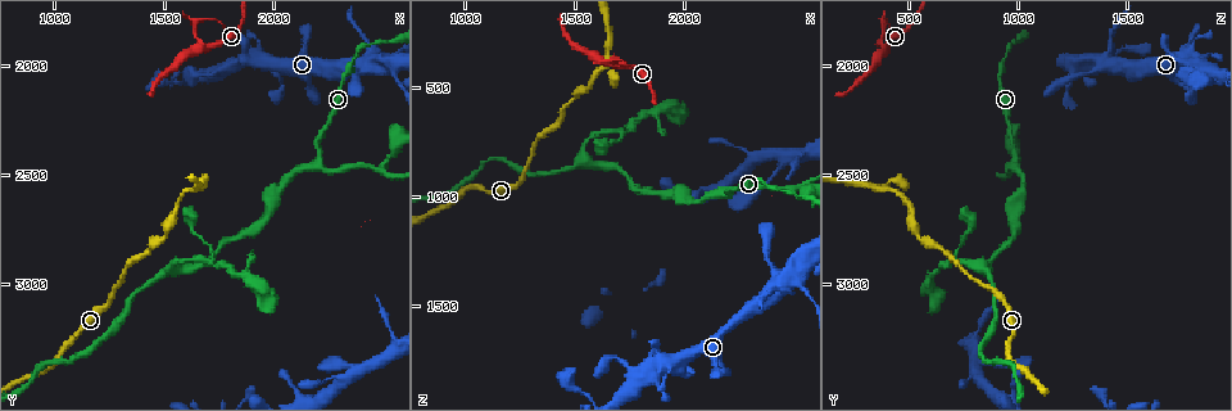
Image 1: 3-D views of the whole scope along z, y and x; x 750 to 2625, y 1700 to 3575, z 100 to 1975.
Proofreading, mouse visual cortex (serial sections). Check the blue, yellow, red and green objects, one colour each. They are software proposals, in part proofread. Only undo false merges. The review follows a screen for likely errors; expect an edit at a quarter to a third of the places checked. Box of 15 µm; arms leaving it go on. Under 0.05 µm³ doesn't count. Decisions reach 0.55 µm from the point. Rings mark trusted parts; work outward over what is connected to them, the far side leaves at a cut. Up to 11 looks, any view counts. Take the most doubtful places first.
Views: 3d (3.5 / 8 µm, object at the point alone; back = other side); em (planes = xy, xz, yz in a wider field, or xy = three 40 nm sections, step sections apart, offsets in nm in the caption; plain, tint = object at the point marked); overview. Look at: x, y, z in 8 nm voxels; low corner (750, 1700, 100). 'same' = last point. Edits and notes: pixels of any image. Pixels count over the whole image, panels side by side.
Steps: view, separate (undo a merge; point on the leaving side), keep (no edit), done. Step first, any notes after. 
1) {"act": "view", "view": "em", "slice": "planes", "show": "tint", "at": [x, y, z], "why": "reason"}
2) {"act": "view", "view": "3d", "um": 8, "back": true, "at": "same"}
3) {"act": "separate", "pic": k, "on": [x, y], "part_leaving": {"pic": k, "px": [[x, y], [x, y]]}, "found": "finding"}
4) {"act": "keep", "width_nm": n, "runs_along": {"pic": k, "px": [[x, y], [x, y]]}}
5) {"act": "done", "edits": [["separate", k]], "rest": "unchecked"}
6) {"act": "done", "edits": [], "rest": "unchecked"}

{"act": "view", "view": "3d", "um": 3.5, "at": [2210, 2440, 970], "why": "three arms meet"}

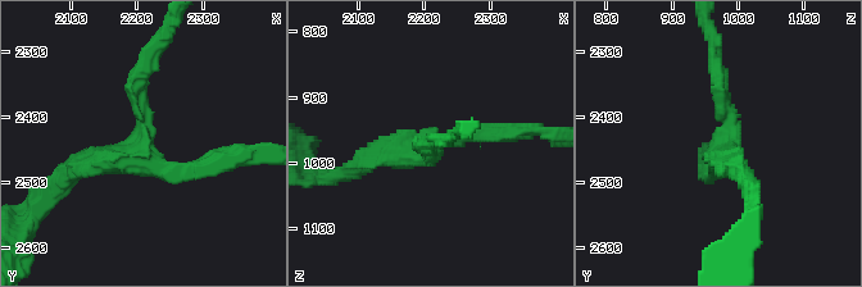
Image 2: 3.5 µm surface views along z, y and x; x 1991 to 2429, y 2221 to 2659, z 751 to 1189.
{"act": "view", "view": "em", "slice": "planes", "show": "tint", "at": [2205, 2450, 980], "arms": 3, "arm_widths_nm": [150, 200, 250], "why": "need the tissue"}

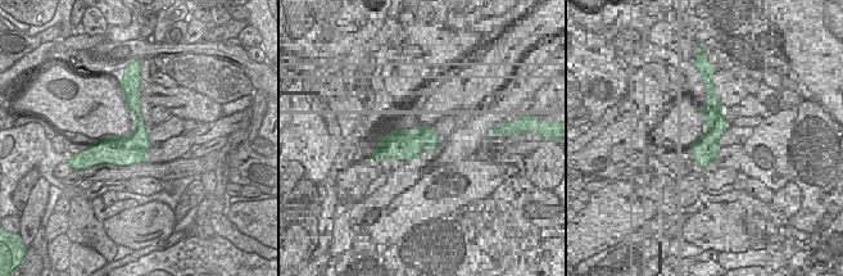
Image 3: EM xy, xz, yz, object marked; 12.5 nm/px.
{"act": "keep", "runs_along": {"pic": 2, "px": [[144, 69], [144, 144], [66, 176]]}, "found": "continuous, no second cell"}

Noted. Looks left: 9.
{"act": "view", "view": "3d", "um": 3.5, "back": true, "at": [2480, 2480, 970], "why": "sudden change in width"}

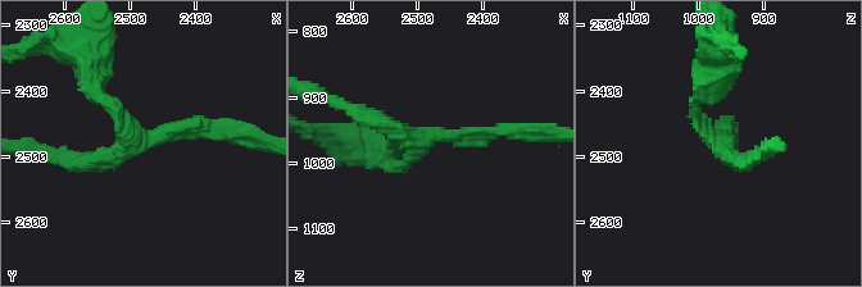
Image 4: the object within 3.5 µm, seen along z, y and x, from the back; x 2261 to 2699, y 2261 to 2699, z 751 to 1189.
{"act": "view", "view": "em", "slice": "xy", "step": 2, "show": "tint", "at": [2480, 2470, 965], "arms": 3, "arm_widths_nm": [150, 200, 200], "why": "now the EM"}

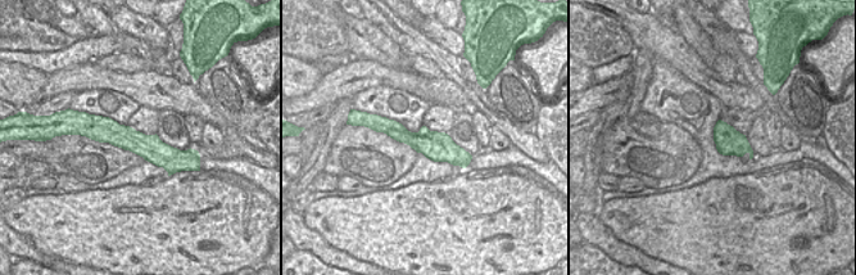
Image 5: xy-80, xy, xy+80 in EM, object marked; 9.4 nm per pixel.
{"act": "keep", "width_nm": 280, "runs_along": {"pic": 4, "px": [[221, 130], [135, 137], [91, 82]]}, "found": "all the same cell"}

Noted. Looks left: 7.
{"act": "view", "view": "3d", "um": 3.5, "at": [1720, 2880, 690], "why": "branch point"}

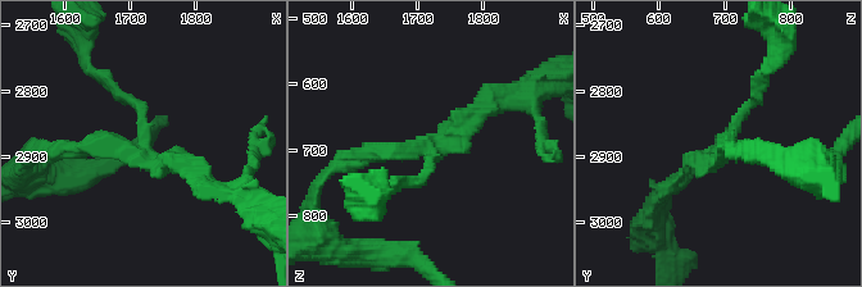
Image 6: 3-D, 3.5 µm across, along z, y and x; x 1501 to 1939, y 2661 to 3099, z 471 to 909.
{"act": "view", "view": "em", "slice": "planes", "show": "tint", "at": [1705, 2890, 700], "arms": 3, "arm_widths_nm": [150, 200, 200]}

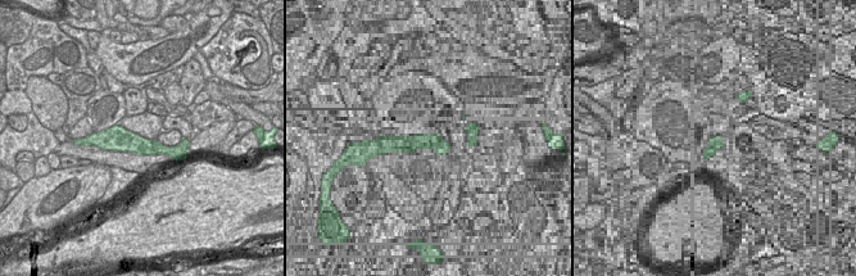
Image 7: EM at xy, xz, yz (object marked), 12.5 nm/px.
{"act": "separate", "pic": 6, "on": [425, 173], "found": "two cells meet here"}

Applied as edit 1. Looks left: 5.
{"act": "view", "view": "3d", "um": 3.5, "back": true, "at": [1690, 1920, 380], "why": "branch point"}

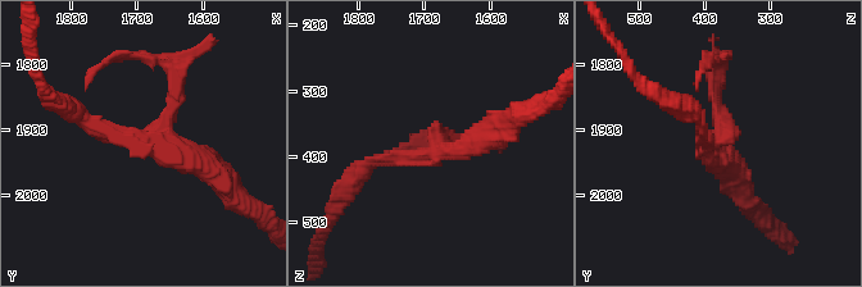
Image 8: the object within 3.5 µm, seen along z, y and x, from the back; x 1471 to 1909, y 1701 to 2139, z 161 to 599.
{"act": "separate", "pic": 8, "on": [173, 86], "part_leaving": {"pic": 8, "px": [[155, 127], [180, 76], [128, 55]]}, "found": "two cells meet here"}

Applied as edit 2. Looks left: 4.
{"act": "done", "edits": [["separate", 6], ["separate", 8]], "rest": "unchecked"}

